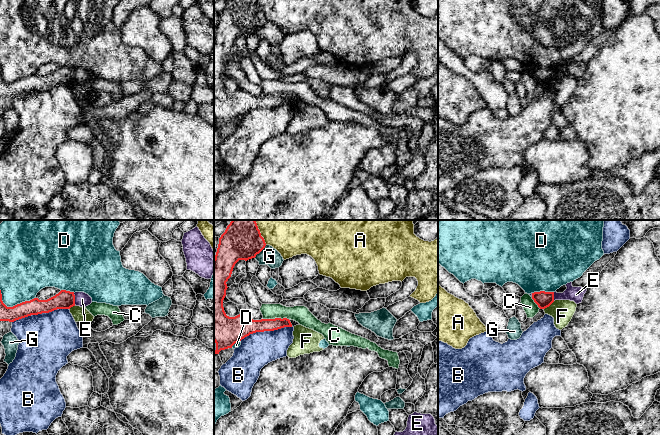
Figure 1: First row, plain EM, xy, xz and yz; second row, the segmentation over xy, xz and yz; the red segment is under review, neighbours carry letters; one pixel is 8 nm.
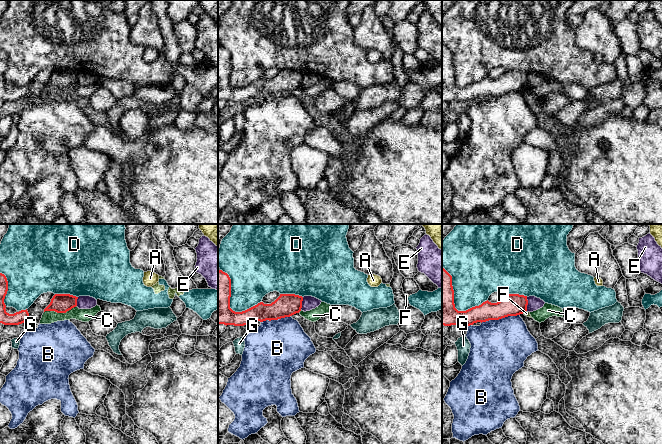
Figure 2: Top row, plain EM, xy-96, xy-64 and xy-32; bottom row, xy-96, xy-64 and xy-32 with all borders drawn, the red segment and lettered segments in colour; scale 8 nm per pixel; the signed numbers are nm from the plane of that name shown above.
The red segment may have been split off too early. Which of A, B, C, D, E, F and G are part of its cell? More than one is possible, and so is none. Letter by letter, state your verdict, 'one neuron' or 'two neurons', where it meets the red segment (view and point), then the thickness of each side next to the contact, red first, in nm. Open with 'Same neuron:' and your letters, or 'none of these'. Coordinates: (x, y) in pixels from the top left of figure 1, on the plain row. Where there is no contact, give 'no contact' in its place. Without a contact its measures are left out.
Same neuron: none of these
A: two neurons | xz (260, 10) | 280/260 nm
B: two neurons | xy (40, 89) | 150/440 nm
C: two neurons | xz (275, 94) | 150/140 nm
D: two neurons | xy (13, 82) | 130/360 nm
E: two neurons | xy (74, 75) | 150/120 nm
F: two neurons | yz (548, 82) | 130/180 nm
G: two neurons | xz (260, 27) | 280/150 nm

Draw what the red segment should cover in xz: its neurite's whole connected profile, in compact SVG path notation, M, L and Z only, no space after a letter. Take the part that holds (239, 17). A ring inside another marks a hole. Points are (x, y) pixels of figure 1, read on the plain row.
M229 0L219 14L214 34L214 130L232 124L250 110L292 103L287 94L253 96L243 90L229 93L224 87L223 76L228 64L226 58L235 40L239 36L255 34L265 22L257 0Z

